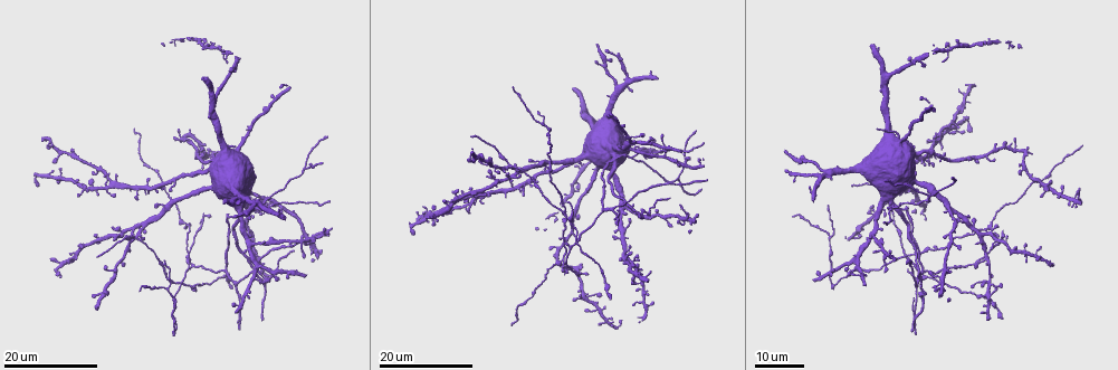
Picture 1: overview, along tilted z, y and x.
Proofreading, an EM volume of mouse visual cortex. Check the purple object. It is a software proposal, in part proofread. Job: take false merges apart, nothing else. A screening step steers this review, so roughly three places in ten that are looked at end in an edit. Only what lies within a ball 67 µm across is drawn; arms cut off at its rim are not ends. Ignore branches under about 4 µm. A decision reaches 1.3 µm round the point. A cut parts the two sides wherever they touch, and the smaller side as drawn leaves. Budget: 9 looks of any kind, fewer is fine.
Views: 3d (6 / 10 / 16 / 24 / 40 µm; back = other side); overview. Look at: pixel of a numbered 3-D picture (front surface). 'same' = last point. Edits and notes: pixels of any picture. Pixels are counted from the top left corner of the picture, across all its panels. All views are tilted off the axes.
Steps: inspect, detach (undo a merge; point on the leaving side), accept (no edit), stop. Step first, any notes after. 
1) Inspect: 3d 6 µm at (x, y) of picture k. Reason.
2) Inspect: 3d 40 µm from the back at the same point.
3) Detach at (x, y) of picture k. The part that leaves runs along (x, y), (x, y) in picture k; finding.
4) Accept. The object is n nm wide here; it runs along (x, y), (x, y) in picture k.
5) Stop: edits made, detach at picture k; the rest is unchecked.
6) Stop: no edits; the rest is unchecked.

Inspect: 3d 24 µm at (167, 287) of picture 1. Arms part here.

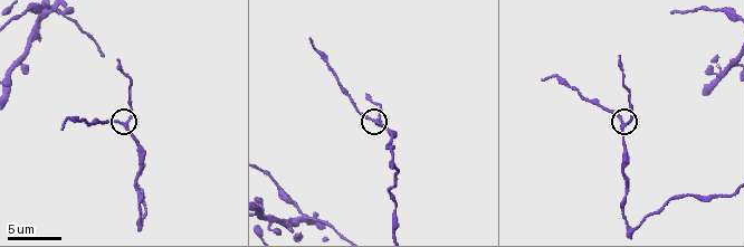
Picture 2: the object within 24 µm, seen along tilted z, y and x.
Inspect: 3d 10 µm at (125, 124) of picture 2.

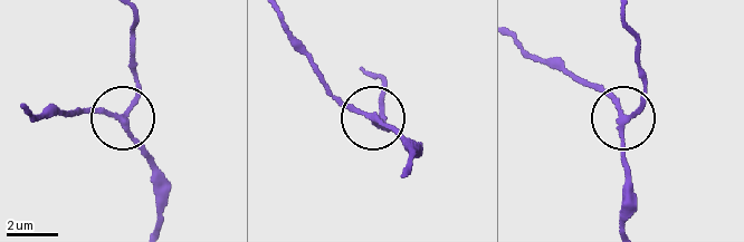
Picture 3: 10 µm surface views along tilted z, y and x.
Accept. It runs along (621, 224), (628, 167), (621, 124), (638, 108), (647, 75) in picture 3; all the same cell.

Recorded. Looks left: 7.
Inspect: 3d 16 µm at (983, 228) of picture 1. A fork.

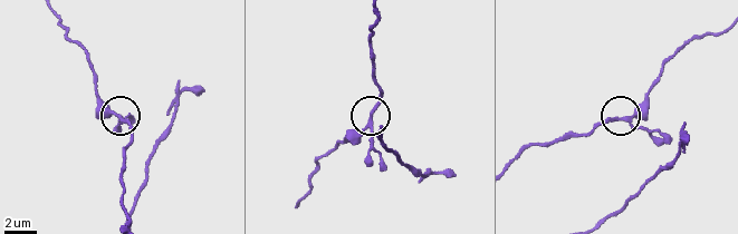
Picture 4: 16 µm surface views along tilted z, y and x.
Inspect: 3d 6 µm at (368, 125) of picture 4.

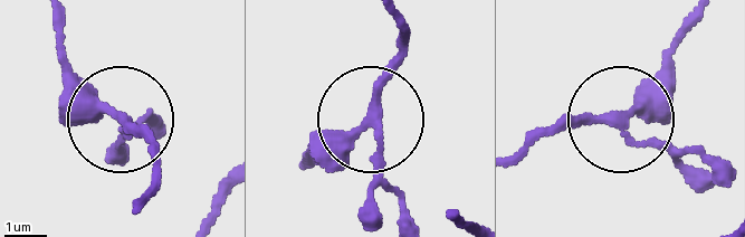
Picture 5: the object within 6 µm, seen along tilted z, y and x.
Accept. Continuous, no second cell.

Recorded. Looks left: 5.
Inspect: 3d 16 µm at (859, 254) of picture 1. Three arms meet.

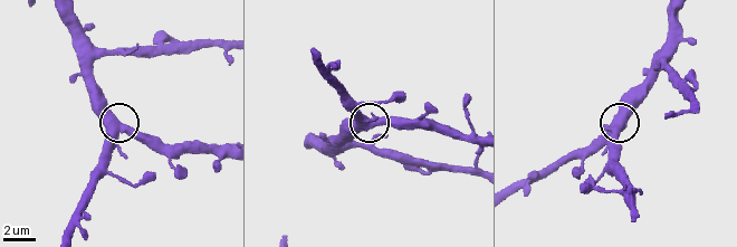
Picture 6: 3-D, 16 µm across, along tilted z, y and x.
Inspect: 3d 6 µm at (616, 131) of picture 6. Zoom in.

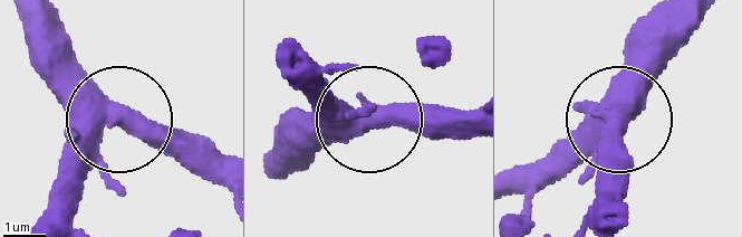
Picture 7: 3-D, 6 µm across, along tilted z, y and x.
Accept. 3 arms meet here; it runs along (278, 170), (365, 120), (472, 128) in picture 7; continuous, no second cell.

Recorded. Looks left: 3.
Inspect: 3d 10 µm at (304, 217) of picture 2. Side arm on a straight run.

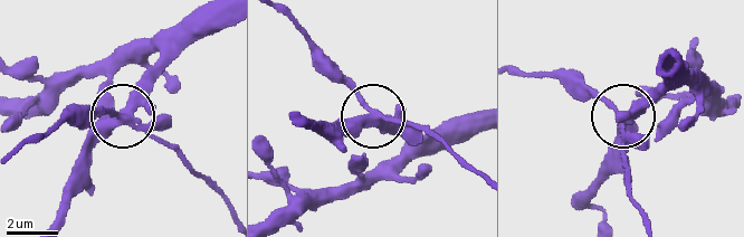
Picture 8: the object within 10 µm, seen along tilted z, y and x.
Detach at (358, 93) of picture 8. The part that leaves runs along (383, 117), (436, 135), (477, 174) in picture 8; two cells meet here.

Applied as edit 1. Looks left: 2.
Stop: edits made, detach at picture 8; the rest is unchecked.

